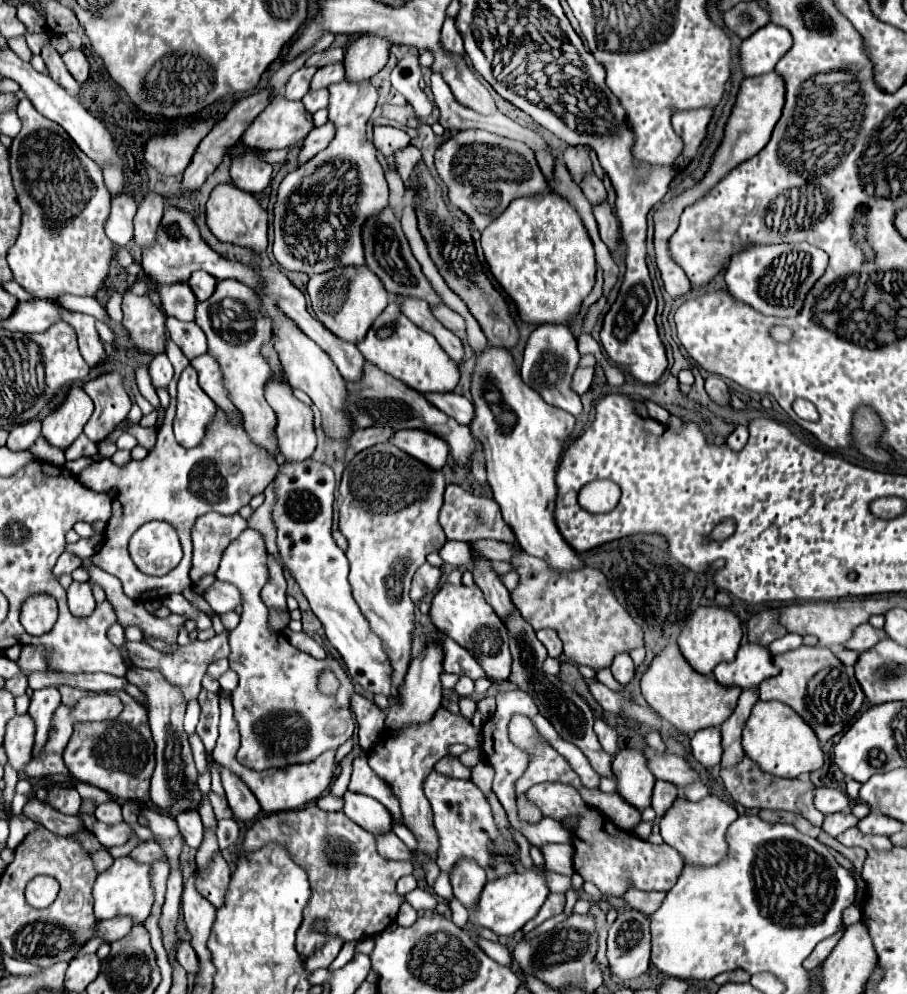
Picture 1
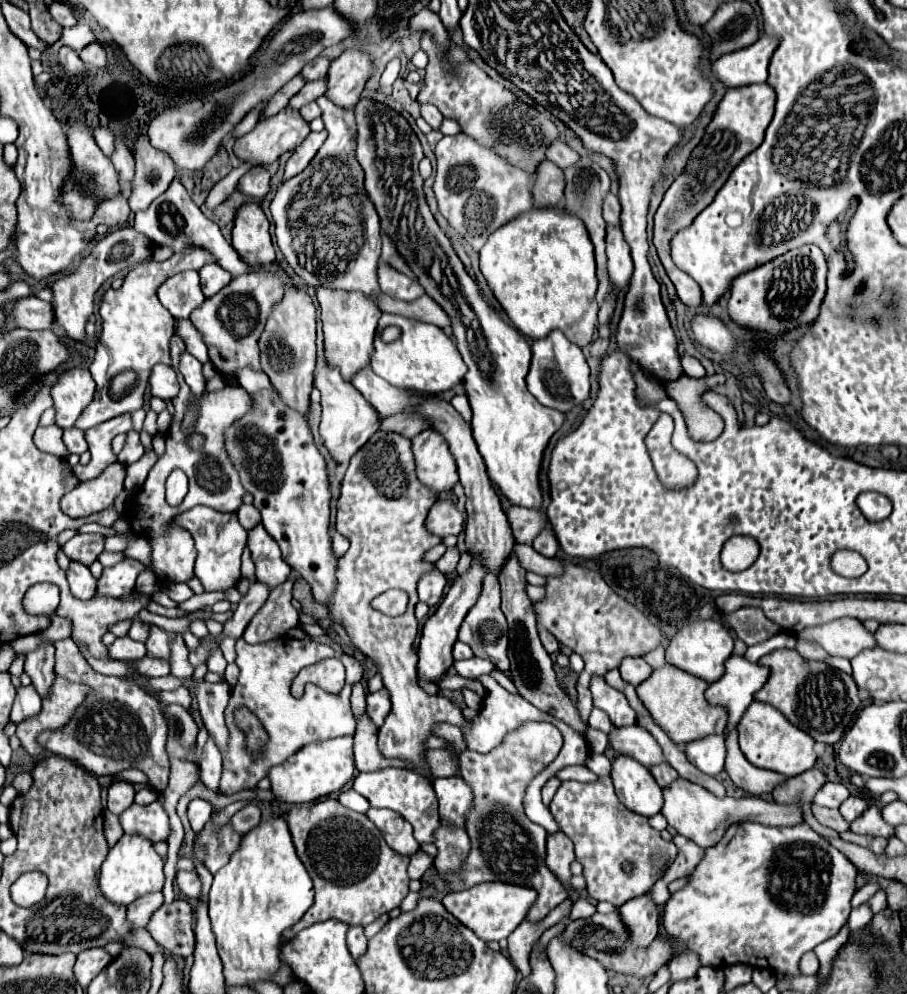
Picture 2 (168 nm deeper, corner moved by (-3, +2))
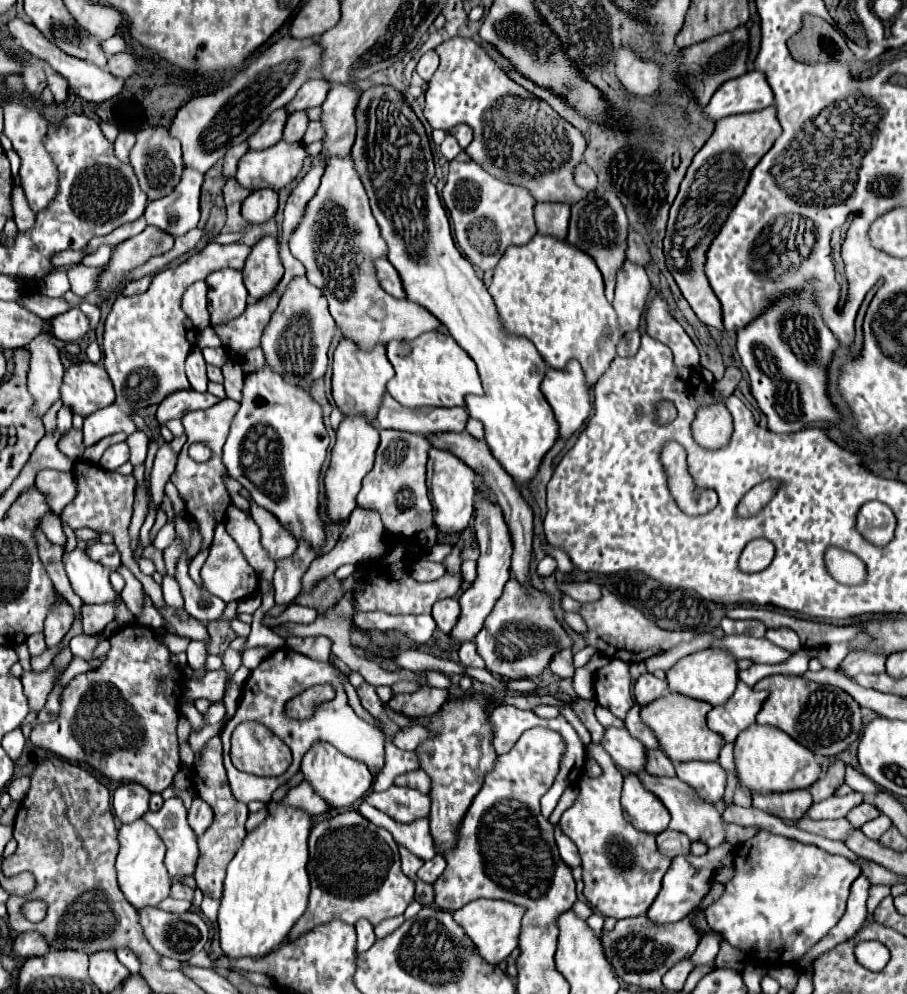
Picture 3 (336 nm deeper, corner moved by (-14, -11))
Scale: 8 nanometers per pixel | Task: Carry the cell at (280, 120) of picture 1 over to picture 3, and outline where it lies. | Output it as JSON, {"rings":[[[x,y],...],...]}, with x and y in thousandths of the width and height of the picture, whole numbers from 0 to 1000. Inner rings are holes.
{"rings":[[[309,141],[293,151],[276,151],[262,163],[260,181],[267,189],[309,191],[324,183],[333,171],[337,151],[333,145],[318,145]]]}

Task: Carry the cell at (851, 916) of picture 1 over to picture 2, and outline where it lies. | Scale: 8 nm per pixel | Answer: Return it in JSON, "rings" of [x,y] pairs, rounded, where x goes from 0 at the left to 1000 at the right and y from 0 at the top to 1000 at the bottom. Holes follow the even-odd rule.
{"rings":[[[955,889],[949,894],[944,896],[938,904],[939,913],[944,913],[955,907],[969,895],[969,890]]]}

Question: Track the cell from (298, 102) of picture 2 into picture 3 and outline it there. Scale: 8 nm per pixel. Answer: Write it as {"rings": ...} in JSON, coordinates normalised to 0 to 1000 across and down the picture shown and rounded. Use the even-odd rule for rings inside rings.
{"rings":[[[335,113],[320,115],[318,121],[315,121],[315,127],[313,127],[311,141],[315,141],[315,143],[331,143],[333,137],[335,137],[337,127],[340,127],[340,119],[337,119]]]}

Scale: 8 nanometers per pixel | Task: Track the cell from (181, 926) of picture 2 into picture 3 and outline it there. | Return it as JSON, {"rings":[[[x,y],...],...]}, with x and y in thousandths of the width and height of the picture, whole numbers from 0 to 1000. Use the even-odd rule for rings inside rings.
{"rings":[[[161,911],[161,913],[152,915],[152,924],[154,924],[154,932],[159,936],[161,946],[165,948],[165,952],[176,962],[185,962],[185,964],[205,968],[216,958],[221,958],[227,952],[227,948],[229,948],[229,932],[221,924],[221,920],[216,920],[216,918],[190,920],[190,918],[181,918],[181,915],[172,913],[172,911]]]}

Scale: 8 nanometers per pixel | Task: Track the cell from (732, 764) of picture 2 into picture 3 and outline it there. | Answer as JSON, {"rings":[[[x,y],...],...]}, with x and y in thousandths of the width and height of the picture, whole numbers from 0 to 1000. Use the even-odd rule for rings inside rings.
{"rings":[[[873,795],[862,799],[831,799],[829,811],[858,821],[862,825],[882,825],[889,813],[895,811],[895,801],[891,795]]]}

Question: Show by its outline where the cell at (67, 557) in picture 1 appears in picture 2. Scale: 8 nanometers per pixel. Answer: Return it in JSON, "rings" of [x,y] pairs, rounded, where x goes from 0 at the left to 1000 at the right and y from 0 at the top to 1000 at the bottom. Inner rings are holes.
{"rings":[[[85,536],[78,544],[69,548],[72,558],[78,564],[89,564],[89,568],[100,568],[109,556],[114,556],[114,538],[89,538]]]}

